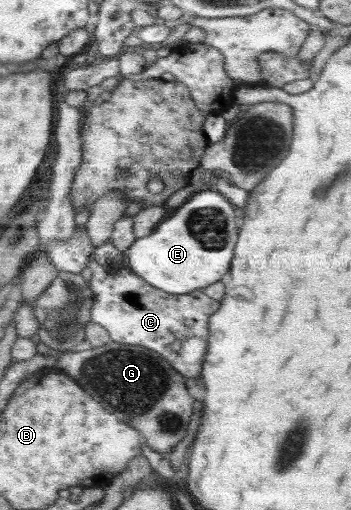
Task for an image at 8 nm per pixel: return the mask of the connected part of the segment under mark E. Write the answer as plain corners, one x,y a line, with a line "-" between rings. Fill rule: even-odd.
201,190
172,210
149,236
136,239
123,252
122,262
152,287
171,294
188,294
229,272
239,230
235,205
219,191

